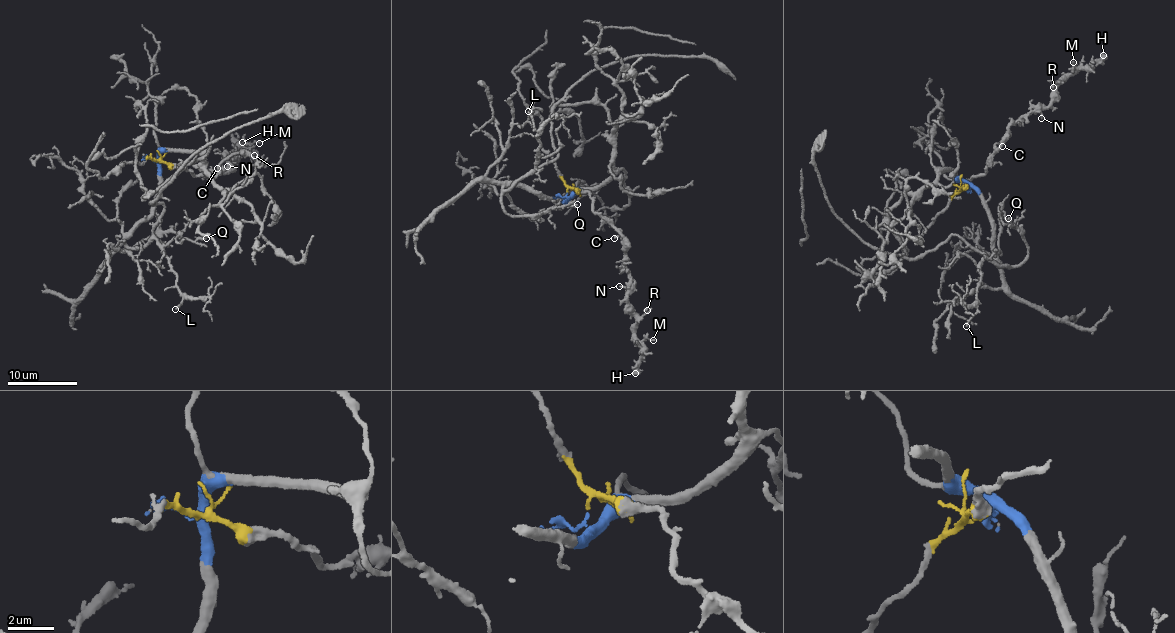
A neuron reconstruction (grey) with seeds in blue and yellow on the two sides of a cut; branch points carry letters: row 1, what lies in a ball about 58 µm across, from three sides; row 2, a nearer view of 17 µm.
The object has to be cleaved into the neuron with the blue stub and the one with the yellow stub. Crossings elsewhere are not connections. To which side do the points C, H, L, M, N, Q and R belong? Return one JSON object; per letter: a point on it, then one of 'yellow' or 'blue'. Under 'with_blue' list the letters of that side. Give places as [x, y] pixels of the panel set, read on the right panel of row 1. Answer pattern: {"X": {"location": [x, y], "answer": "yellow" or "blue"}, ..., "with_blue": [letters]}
{"C": {"location": [1002, 146], "answer": "yellow"}, "H": {"location": [1103, 55], "answer": "yellow"}, "L": {"location": [966, 326], "answer": "blue"}, "M": {"location": [1073, 62], "answer": "yellow"}, "N": {"location": [1041, 118], "answer": "yellow"}, "Q": {"location": [1008, 218], "answer": "blue"}, "R": {"location": [1053, 87], "answer": "yellow"}, "with_blue": ["L", "Q"]}

